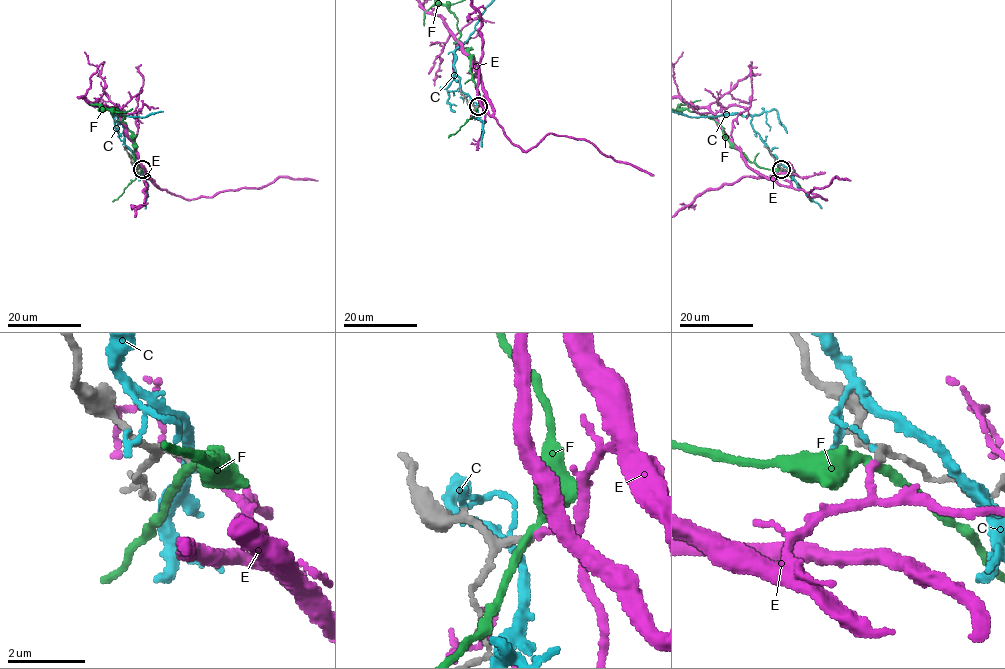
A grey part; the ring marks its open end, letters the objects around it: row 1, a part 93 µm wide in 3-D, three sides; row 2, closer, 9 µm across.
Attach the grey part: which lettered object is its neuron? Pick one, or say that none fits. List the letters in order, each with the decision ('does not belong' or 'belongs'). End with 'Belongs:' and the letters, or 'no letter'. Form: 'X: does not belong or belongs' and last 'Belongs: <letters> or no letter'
C: does not belong
E: belongs
F: does not belong
Belongs: E

